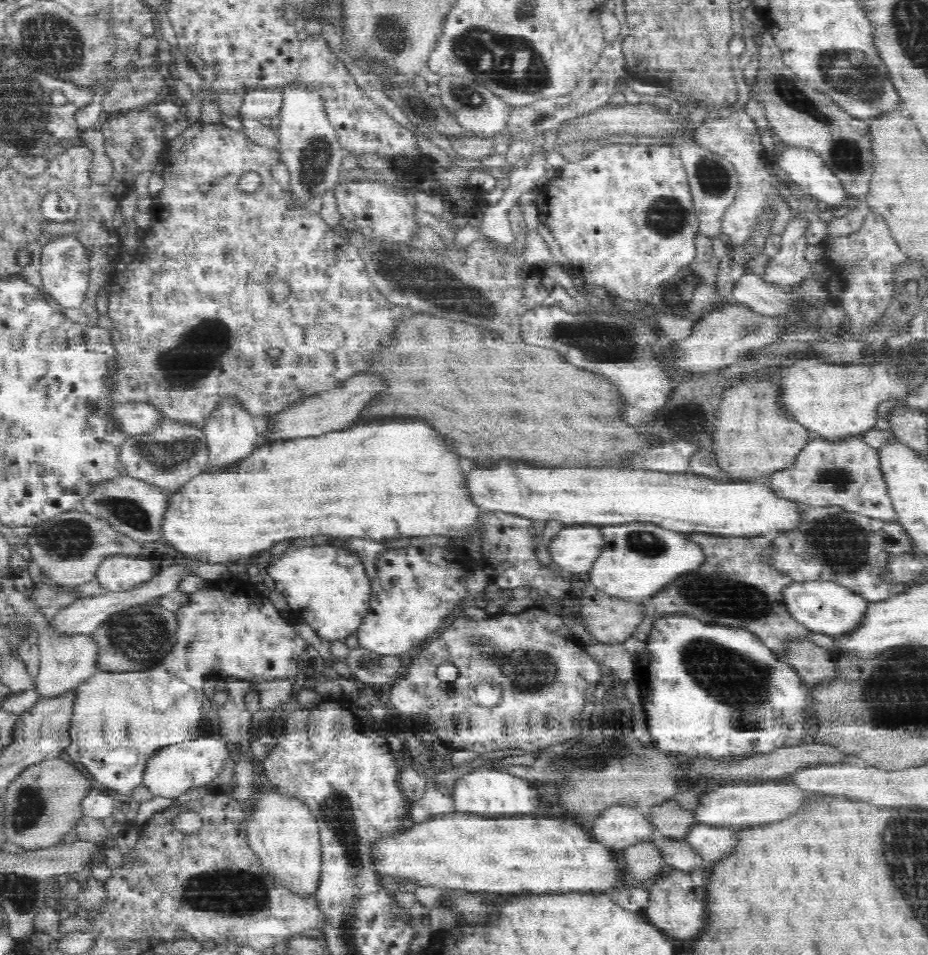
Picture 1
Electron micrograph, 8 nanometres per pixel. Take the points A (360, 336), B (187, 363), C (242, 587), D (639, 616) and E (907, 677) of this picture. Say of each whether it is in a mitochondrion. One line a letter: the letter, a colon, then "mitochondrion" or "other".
A: other
B: mitochondrion
C: other
D: other
E: mitochondrion

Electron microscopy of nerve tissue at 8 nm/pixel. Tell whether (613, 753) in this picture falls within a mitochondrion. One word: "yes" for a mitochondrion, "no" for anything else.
yes

